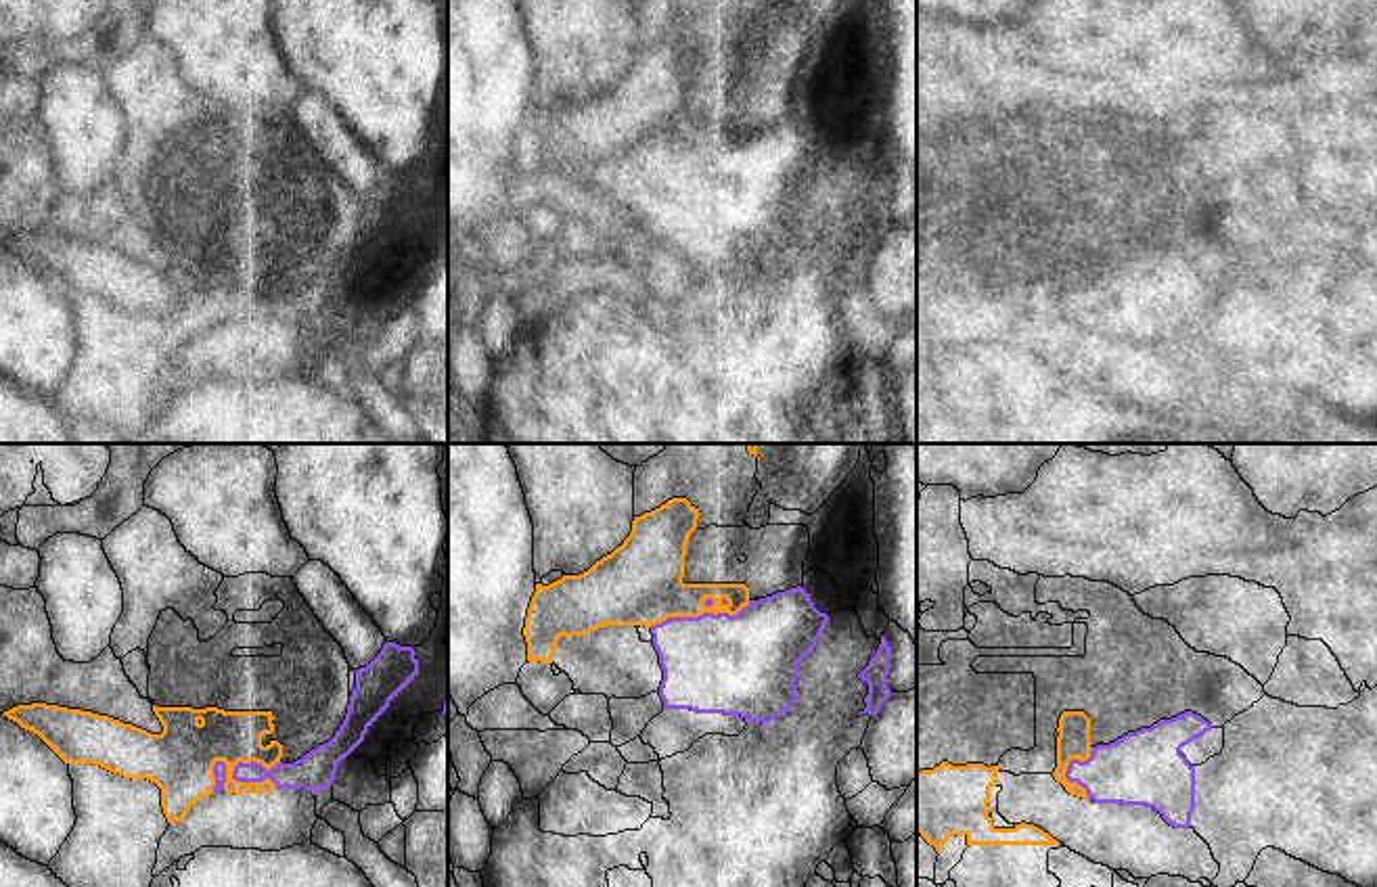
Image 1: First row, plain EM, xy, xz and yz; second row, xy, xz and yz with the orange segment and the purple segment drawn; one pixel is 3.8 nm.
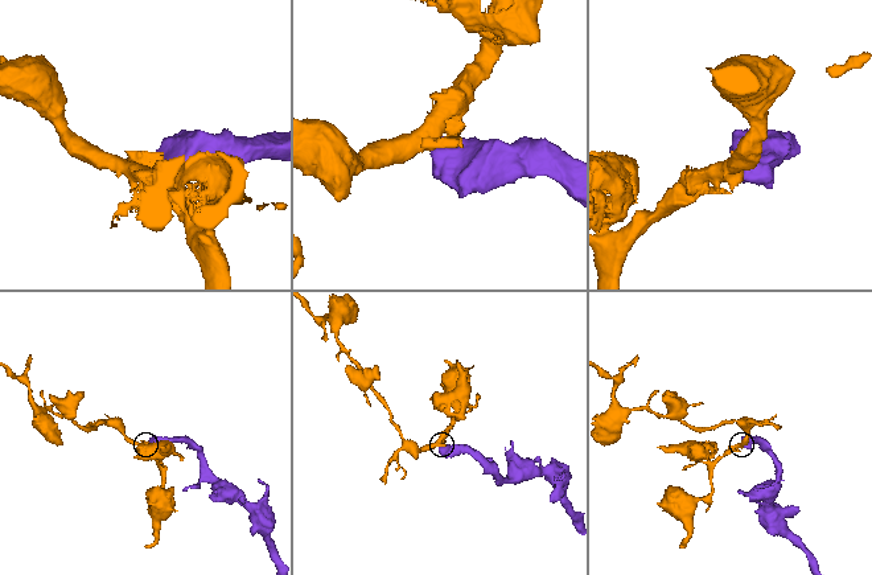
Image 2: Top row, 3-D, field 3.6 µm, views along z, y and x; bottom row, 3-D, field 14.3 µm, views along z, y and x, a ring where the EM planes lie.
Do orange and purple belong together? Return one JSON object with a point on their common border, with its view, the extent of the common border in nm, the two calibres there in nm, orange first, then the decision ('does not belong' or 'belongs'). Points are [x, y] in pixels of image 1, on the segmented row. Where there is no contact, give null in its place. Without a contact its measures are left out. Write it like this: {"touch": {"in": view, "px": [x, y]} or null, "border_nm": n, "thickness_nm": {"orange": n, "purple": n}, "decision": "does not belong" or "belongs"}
{"touch": {"in": "xz", "px": [700, 613]}, "border_nm": 400, "thickness_nm": {"orange": 300, "purple": 380}, "decision": "does not belong"}

